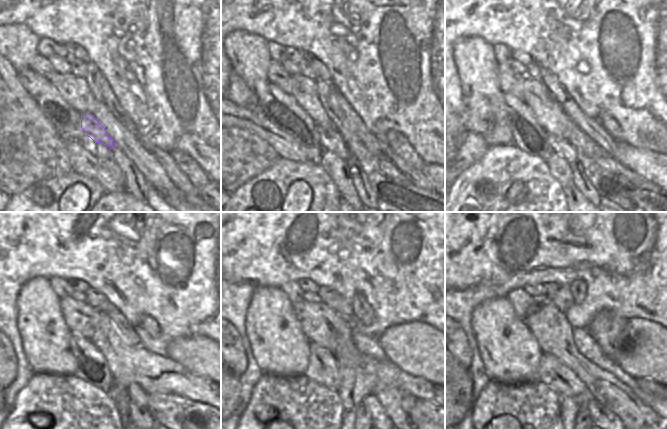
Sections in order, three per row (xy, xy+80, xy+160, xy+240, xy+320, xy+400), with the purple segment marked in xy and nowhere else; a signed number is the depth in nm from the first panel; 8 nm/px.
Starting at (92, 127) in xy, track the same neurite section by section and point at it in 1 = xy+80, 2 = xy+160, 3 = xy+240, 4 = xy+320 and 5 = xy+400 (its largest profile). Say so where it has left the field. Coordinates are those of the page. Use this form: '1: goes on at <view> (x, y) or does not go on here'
1: goes on at xy+80 (331, 140)
2: goes on at xy+160 (563, 147)
3: goes on at xy+240 (136, 394)
4: goes on at xy+320 (378, 415)
5: goes on at xy+400 (600, 415)

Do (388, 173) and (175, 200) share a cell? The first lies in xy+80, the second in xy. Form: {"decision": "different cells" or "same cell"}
{"decision": "same cell"}

